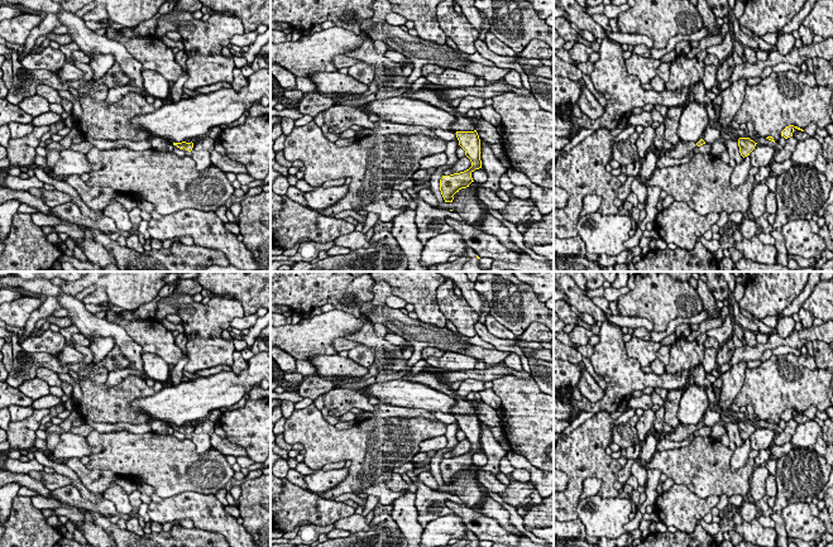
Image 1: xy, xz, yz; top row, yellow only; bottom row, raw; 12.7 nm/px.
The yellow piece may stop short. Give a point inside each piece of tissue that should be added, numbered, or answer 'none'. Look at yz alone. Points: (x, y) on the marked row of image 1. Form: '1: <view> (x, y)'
1: yz (681, 149)

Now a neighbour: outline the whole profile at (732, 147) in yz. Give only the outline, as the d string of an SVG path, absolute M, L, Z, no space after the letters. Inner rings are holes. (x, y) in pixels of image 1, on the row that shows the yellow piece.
M727 139L724 140L726 150L729 154L729 158L733 158L736 163L741 163L745 158L739 153L738 140Z

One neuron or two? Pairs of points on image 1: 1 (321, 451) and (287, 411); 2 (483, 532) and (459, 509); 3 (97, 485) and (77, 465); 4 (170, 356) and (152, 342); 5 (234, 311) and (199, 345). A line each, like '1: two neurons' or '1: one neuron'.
1: two neurons
2: one neuron
3: one neuron
4: one neuron
5: one neuron

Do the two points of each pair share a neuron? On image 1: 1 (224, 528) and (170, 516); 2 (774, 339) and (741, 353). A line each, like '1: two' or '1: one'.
1: one
2: one

